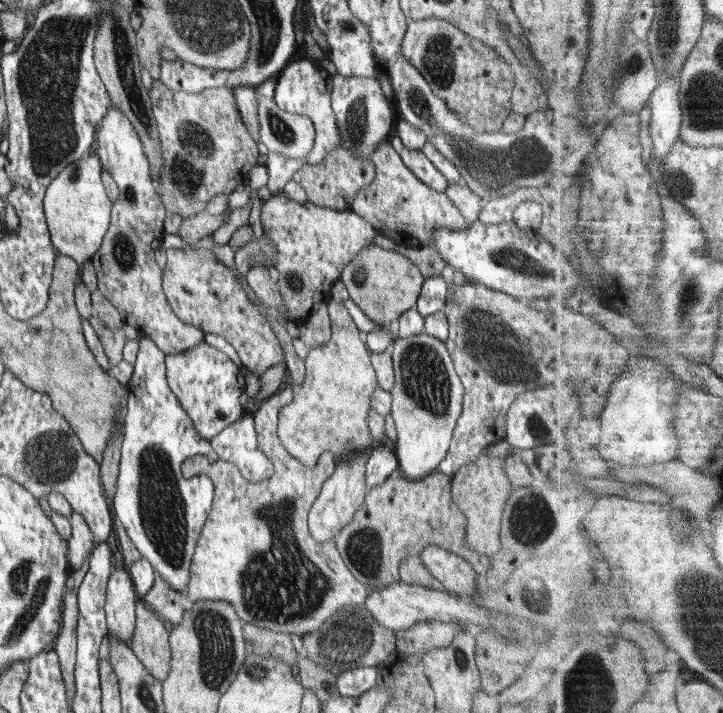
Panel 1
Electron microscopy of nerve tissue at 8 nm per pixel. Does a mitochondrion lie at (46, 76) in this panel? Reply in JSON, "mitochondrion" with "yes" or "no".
{"mitochondrion":"yes"}

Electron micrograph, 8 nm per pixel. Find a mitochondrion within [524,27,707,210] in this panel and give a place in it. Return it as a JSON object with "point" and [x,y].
{"point":[677,175]}

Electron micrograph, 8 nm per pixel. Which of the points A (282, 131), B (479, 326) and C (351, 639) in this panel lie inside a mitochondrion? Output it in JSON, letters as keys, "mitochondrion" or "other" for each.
{"A":"mitochondrion","B":"mitochondrion","C":"mitochondrion"}

